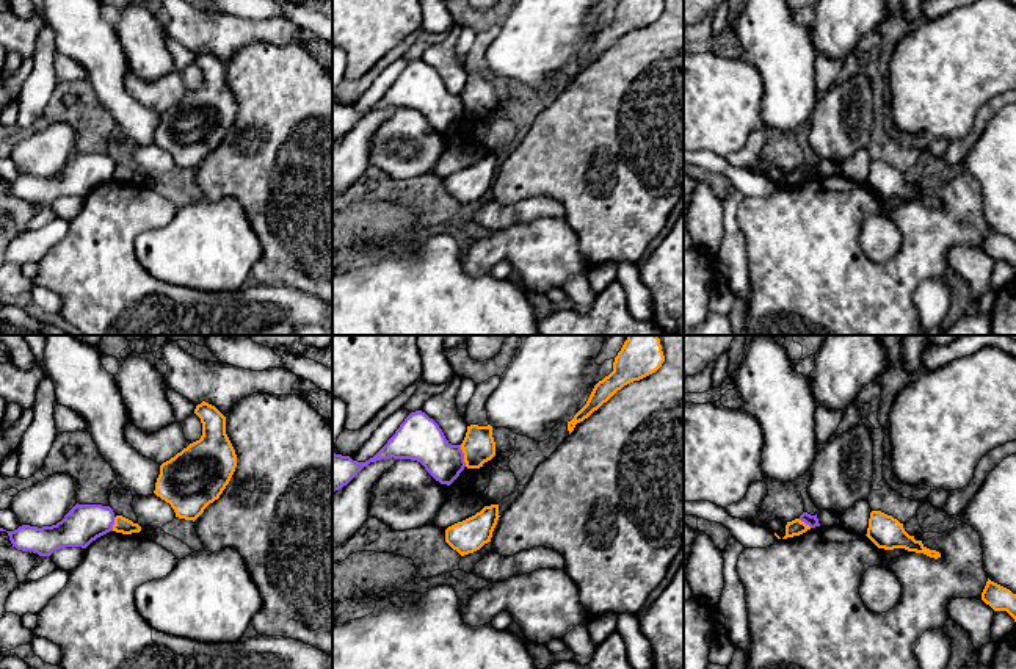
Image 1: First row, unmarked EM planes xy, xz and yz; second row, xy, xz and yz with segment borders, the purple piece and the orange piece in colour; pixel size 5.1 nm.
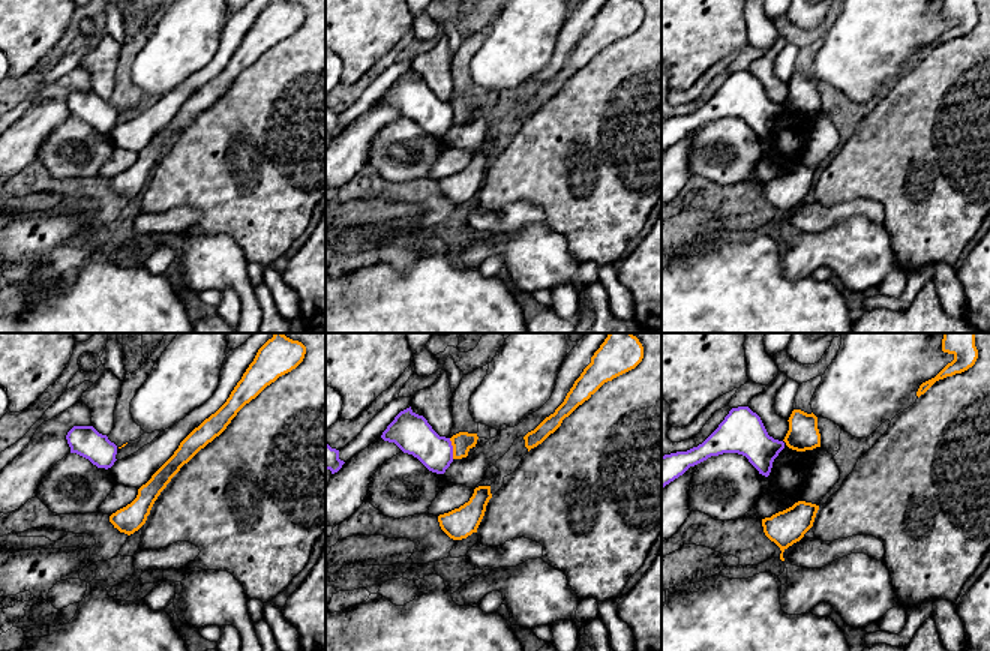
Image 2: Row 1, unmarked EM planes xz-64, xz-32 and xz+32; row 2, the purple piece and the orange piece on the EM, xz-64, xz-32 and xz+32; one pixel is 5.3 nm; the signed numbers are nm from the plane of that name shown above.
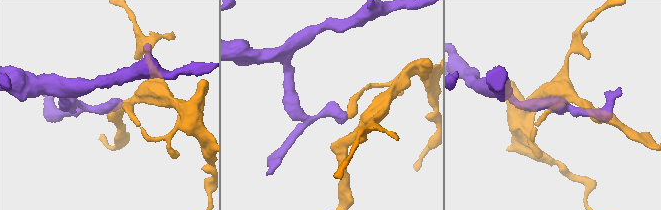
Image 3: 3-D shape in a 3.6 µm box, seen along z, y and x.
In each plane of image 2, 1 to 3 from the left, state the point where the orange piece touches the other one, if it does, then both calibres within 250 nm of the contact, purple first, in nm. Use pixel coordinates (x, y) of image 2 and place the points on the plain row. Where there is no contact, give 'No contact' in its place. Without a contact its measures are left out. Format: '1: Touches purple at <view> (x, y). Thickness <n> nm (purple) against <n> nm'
1: No contact
2: Touches purple at xz-32 (452, 113). Thickness 200 nm (purple) against 110 nm
3: No contact

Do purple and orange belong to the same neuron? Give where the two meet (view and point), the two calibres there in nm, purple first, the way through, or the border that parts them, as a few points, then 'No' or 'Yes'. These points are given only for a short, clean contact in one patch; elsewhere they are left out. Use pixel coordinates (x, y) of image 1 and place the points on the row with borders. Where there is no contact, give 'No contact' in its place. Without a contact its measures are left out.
Touches purple at xz (463, 456). Thickness 240 nm (purple) against 170 nm. Boundary: xz (458, 445), (466, 466). No

